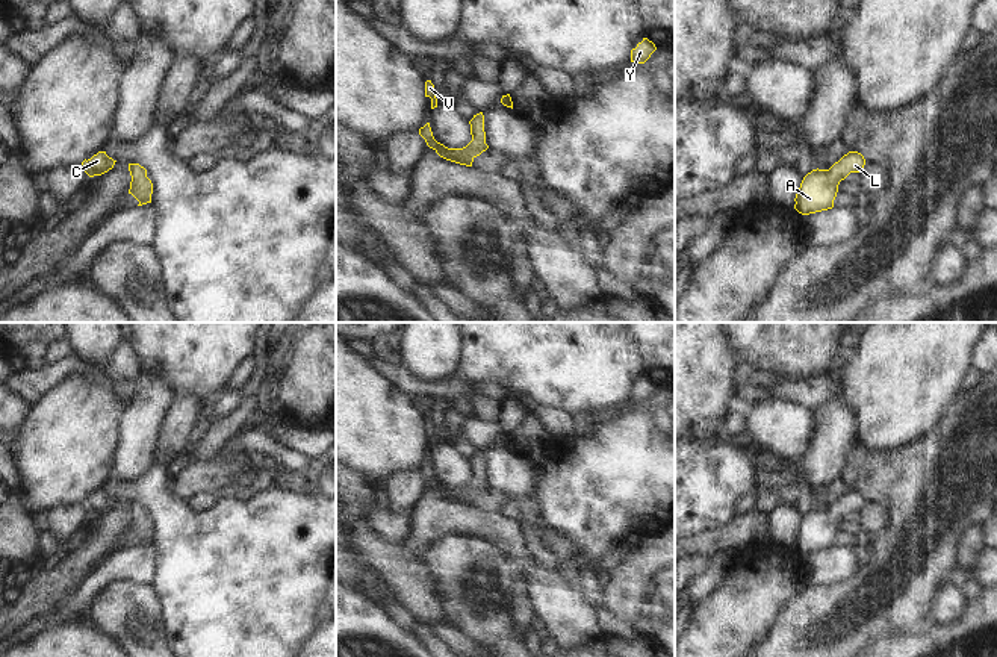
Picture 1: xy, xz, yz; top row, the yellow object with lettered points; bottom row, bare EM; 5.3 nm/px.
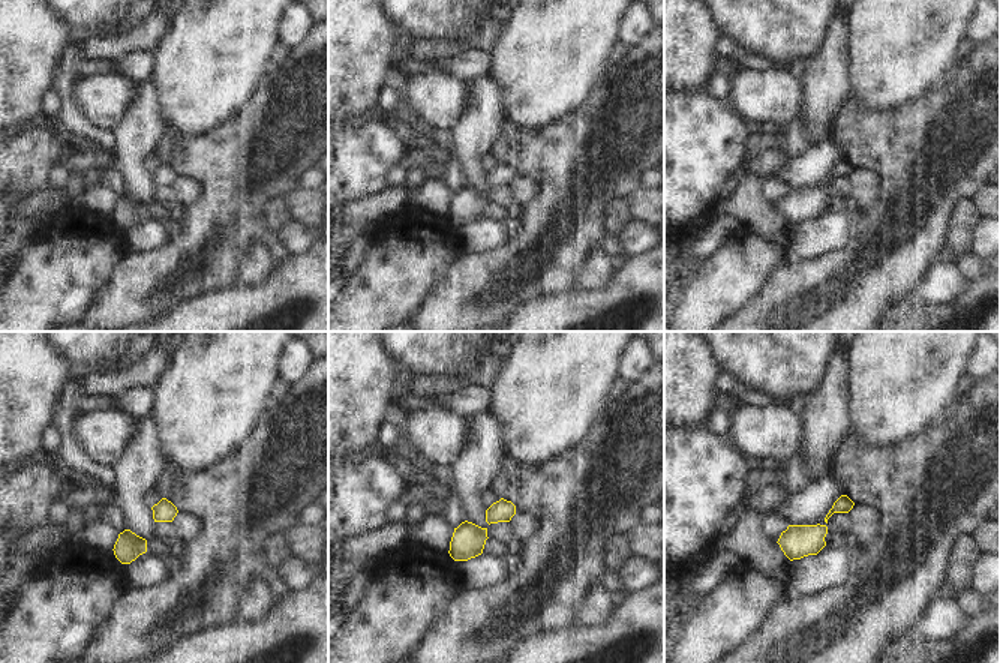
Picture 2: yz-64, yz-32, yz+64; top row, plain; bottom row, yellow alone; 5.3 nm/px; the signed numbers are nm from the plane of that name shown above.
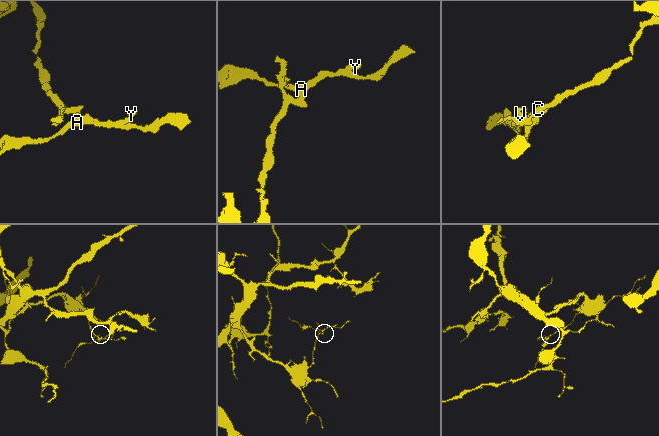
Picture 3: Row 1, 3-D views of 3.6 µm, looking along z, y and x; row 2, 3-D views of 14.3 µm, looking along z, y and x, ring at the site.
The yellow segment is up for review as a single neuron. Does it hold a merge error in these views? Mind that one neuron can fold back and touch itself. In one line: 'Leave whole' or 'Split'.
Leave whole.

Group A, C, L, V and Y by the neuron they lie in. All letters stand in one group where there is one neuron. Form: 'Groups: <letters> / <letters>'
Groups: A C L V Y.

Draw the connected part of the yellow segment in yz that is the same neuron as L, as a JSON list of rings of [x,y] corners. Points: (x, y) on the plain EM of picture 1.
[[[849,490],[829,509],[812,509],[800,522],[794,548],[802,554],[832,548],[840,521],[850,512],[861,512],[864,504],[865,498],[861,492]]]

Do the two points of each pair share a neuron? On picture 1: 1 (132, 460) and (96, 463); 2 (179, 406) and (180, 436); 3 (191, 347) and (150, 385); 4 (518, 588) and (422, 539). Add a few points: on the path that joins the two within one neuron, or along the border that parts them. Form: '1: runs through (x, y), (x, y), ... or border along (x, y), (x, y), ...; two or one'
1: border along (120, 420), (118, 444), (114, 454); two
2: runs through (179, 414), (179, 429); one
3: border along (139, 370), (161, 376), (174, 394); two
4: border along (515, 566), (524, 579), (525, 594), (534, 613); two

